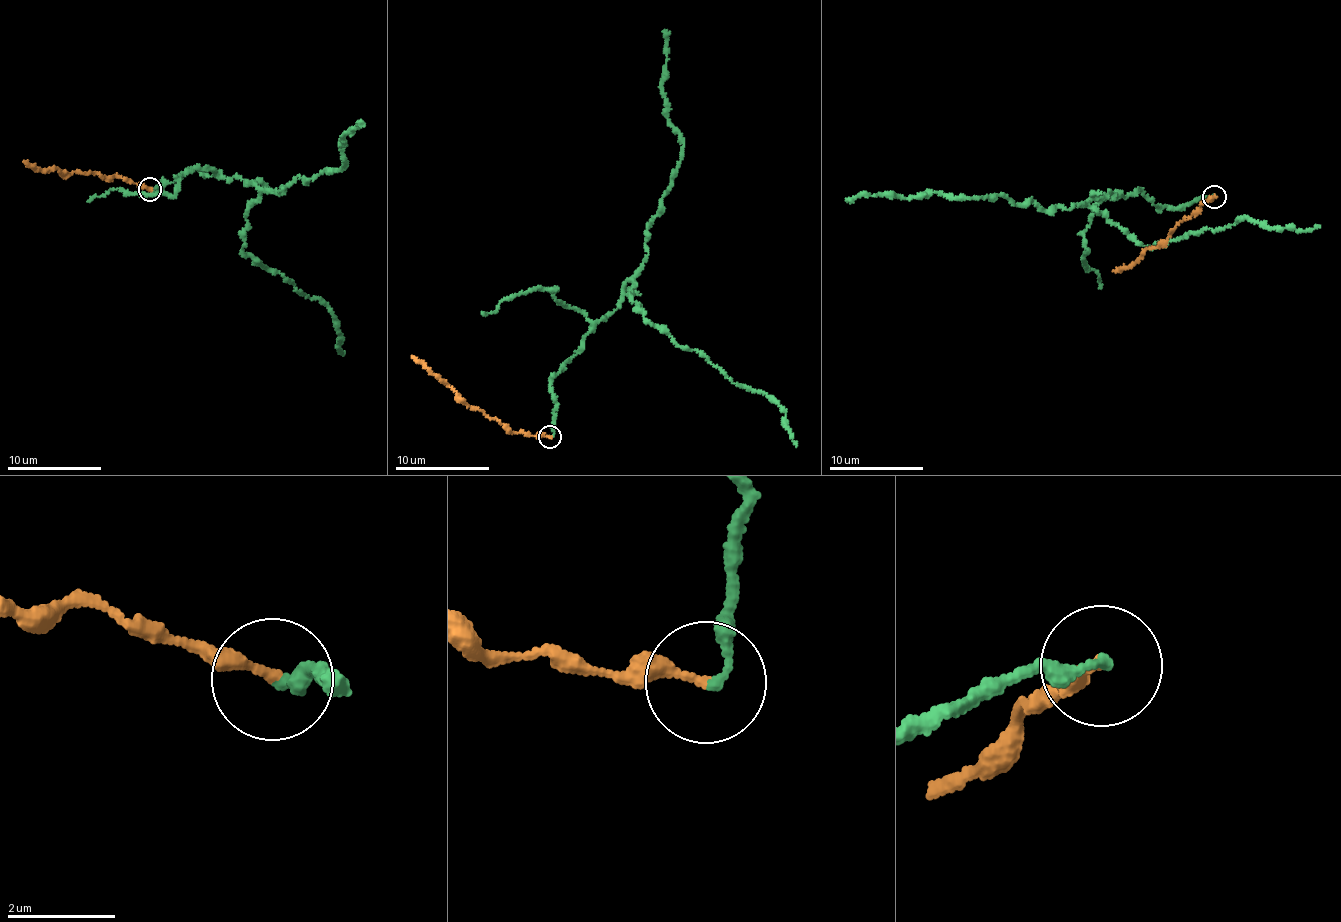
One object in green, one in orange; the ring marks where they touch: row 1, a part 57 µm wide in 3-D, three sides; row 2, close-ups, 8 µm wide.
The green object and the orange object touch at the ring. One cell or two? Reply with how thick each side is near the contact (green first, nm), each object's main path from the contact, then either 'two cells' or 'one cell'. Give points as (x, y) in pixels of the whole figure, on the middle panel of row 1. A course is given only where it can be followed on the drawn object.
150/190 nm | green via (549, 436), (550, 379), (620, 306), (683, 150), (663, 92), (665, 29) | orange via (549, 436), (506, 431), (482, 410), (459, 400), (449, 387), (411, 355) | two cells

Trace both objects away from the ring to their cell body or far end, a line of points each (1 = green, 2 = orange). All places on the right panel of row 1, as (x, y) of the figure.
1: (1214, 197), (1160, 206), (1140, 189), (1068, 210), (932, 192), (846, 200)
2: (1214, 197), (1176, 227), (1163, 242), (1148, 248), (1131, 266), (1112, 271)

